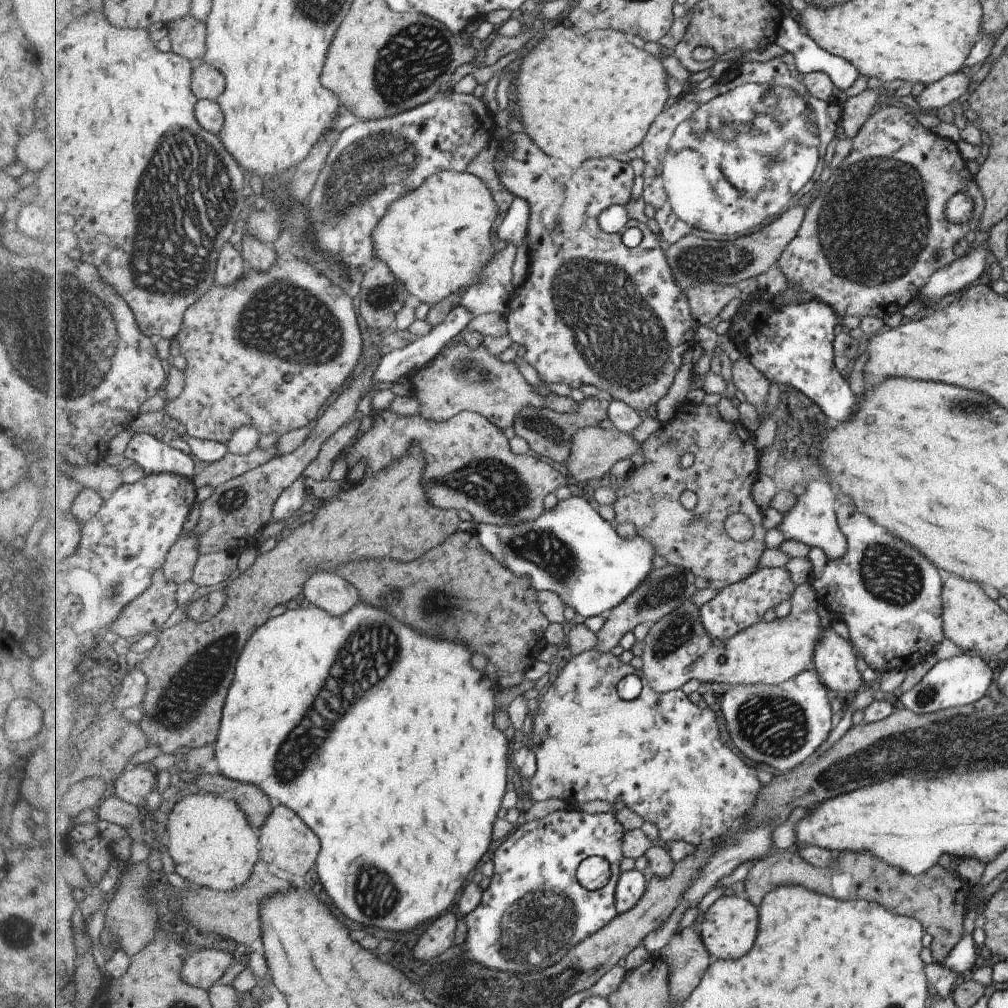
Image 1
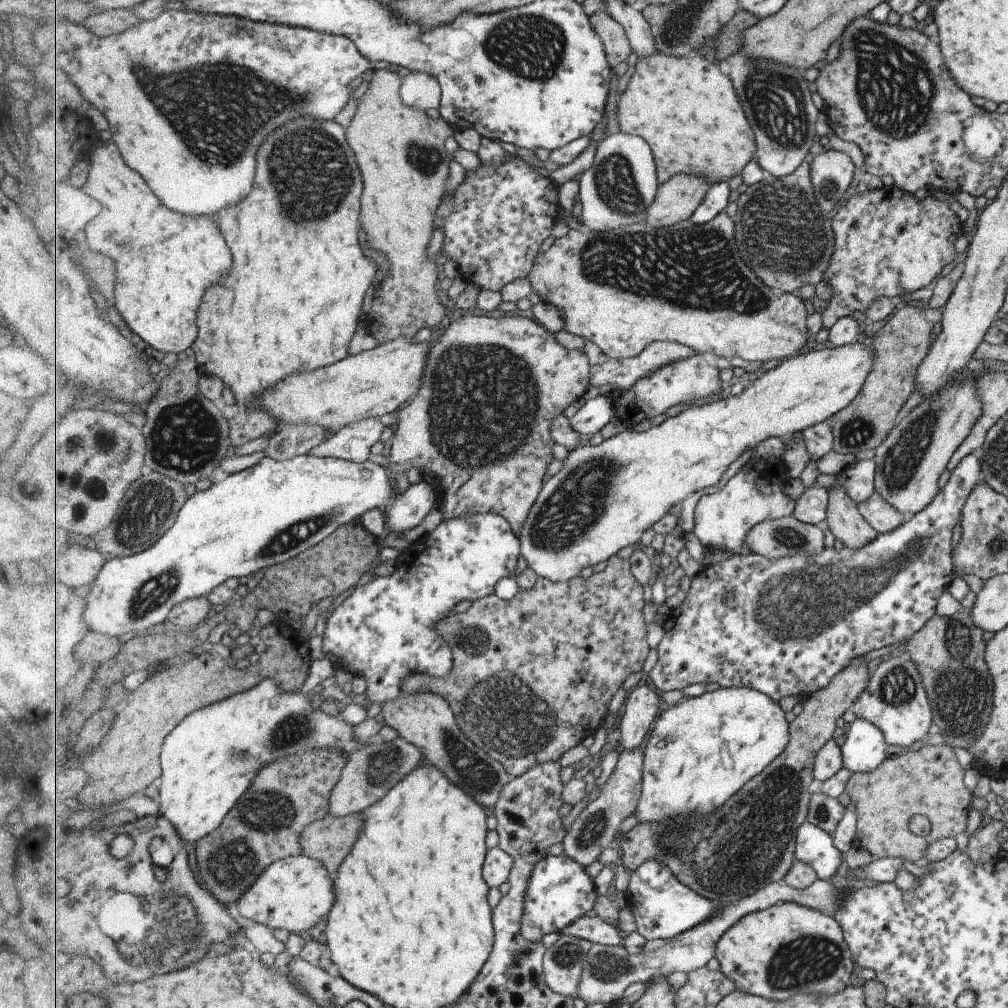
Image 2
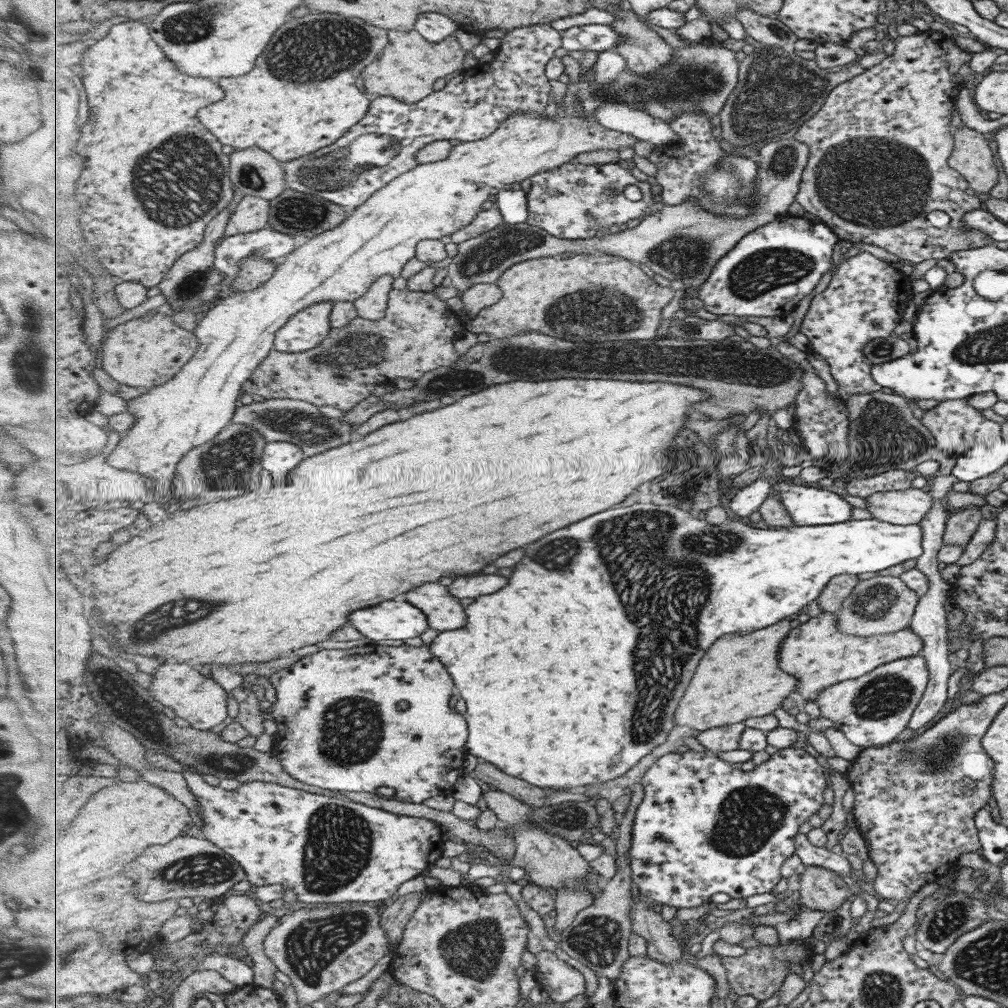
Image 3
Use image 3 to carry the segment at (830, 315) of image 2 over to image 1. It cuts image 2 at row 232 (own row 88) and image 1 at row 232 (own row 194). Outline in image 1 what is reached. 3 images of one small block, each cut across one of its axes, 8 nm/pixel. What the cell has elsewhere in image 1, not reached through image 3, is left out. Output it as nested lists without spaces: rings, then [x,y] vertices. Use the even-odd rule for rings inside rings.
[[[888,103],[888,106],[880,106],[875,109],[871,116],[861,125],[857,134],[850,139],[852,142],[850,153],[843,158],[839,165],[830,172],[830,177],[827,179],[821,190],[814,197],[814,200],[807,209],[804,218],[804,224],[801,225],[800,232],[792,240],[791,244],[785,249],[784,256],[780,258],[778,266],[786,277],[787,286],[798,291],[810,292],[815,300],[823,301],[827,306],[832,307],[833,311],[839,316],[876,316],[883,318],[889,316],[897,310],[901,310],[911,299],[919,292],[920,288],[926,285],[929,277],[940,268],[951,264],[955,259],[953,255],[953,244],[957,240],[970,240],[972,235],[980,223],[977,219],[980,218],[984,200],[982,199],[981,191],[975,184],[974,176],[967,170],[964,159],[960,155],[956,143],[941,137],[931,132],[928,128],[923,127],[917,122],[915,117],[911,116],[910,112],[904,111],[901,106],[895,103]],[[963,191],[971,195],[974,200],[974,213],[972,217],[962,225],[951,224],[944,217],[944,206],[947,199],[956,192]],[[939,250],[939,258],[933,256],[933,252]]]

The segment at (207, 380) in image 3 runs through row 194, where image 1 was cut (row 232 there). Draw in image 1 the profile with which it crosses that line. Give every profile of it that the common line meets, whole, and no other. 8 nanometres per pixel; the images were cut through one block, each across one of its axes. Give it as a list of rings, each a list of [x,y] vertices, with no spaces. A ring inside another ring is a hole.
[[[446,170],[434,174],[433,176],[429,177],[427,182],[421,185],[419,189],[412,190],[411,192],[404,194],[404,196],[400,199],[392,202],[391,208],[389,208],[383,220],[380,220],[379,225],[376,226],[375,237],[373,237],[373,242],[376,244],[376,256],[381,261],[385,261],[389,265],[389,268],[393,274],[409,289],[412,297],[421,302],[425,302],[430,306],[431,304],[441,302],[441,300],[443,300],[443,298],[447,298],[449,294],[453,294],[453,292],[461,290],[463,286],[467,286],[467,292],[471,285],[476,285],[476,282],[482,279],[480,272],[500,254],[500,251],[493,252],[493,248],[504,246],[501,244],[501,240],[498,238],[497,230],[494,233],[494,236],[491,234],[491,230],[493,230],[495,222],[497,222],[497,204],[495,204],[495,198],[493,198],[493,194],[491,194],[489,186],[487,186],[487,184],[485,184],[481,178],[477,178],[475,174],[470,174],[466,171]]]

